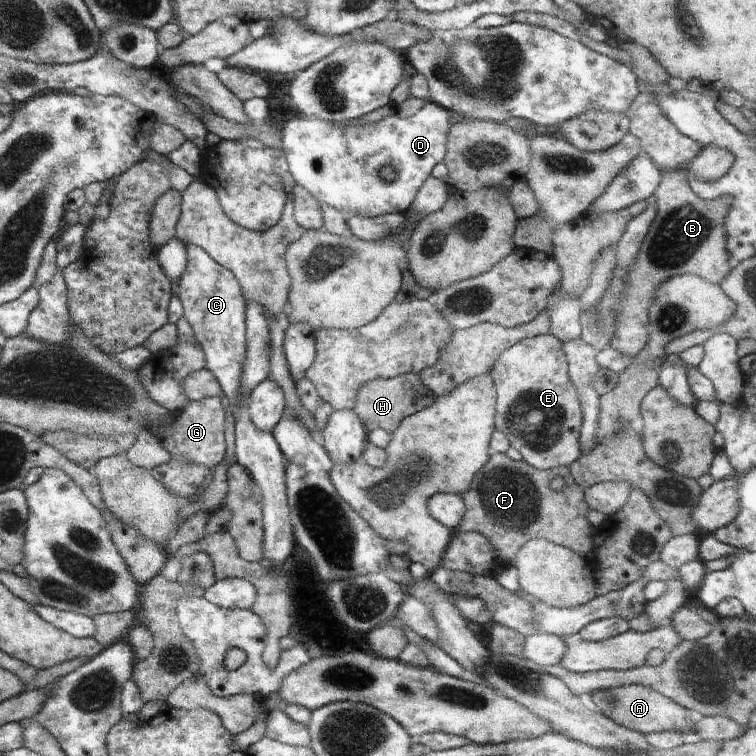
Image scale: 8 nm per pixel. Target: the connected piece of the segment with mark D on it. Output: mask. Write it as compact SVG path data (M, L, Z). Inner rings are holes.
M434 102L425 105L416 114L402 117L394 114L384 120L362 123L360 120L328 122L307 116L294 116L284 124L281 131L283 153L295 184L305 188L321 205L346 211L352 217L405 212L415 200L424 181L432 176L438 164L444 164L447 151L447 136L451 127L450 112ZM390 164L396 170L396 179L387 183L380 177L380 168Z

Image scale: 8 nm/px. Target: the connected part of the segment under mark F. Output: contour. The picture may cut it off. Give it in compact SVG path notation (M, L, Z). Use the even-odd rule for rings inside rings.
M506 453L491 455L471 482L470 488L462 494L465 513L454 533L484 534L502 560L514 558L514 554L526 542L534 539L547 540L569 548L580 556L586 556L588 550L594 550L592 540L588 544L588 506L584 502L580 485L570 472L569 467L554 467L543 471L524 460L513 461ZM557 476L562 476L565 482L560 490L550 487L550 482ZM524 526L528 526L528 530Z

